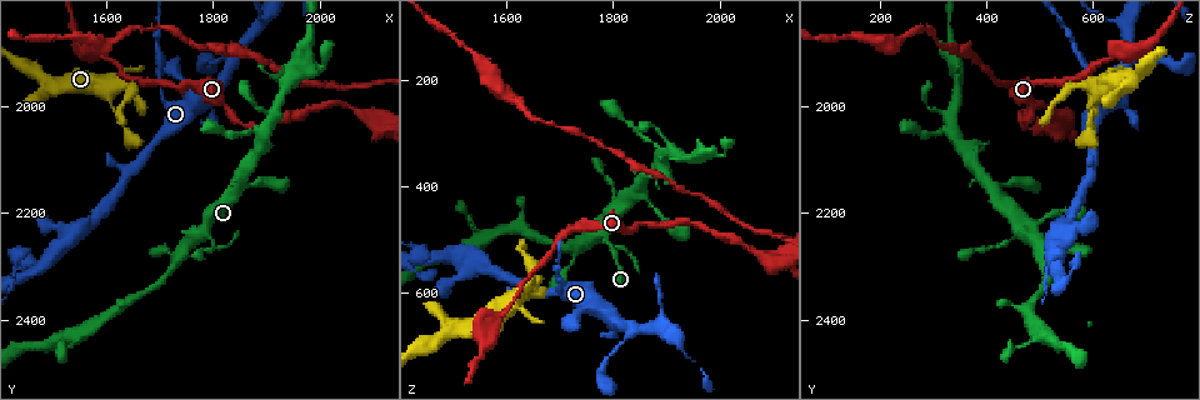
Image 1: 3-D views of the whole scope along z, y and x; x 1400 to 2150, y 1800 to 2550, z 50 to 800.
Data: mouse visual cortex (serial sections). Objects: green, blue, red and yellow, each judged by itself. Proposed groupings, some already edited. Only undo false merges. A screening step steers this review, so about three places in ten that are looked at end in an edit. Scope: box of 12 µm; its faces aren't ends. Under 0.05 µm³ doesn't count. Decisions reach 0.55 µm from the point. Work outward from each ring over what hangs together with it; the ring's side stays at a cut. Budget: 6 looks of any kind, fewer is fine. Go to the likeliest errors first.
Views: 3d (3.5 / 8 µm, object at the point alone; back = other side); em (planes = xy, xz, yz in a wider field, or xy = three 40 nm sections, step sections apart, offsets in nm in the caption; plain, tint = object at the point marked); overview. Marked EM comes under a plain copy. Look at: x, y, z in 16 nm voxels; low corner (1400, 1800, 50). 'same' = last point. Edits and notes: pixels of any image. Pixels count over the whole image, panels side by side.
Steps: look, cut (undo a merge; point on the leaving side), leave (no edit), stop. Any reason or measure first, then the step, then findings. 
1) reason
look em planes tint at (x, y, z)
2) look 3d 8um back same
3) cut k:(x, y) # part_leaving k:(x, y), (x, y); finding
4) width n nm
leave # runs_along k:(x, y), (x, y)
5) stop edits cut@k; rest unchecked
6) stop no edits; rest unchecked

sharp bend
look 3d 3.5um at (1645, 1955, 560)

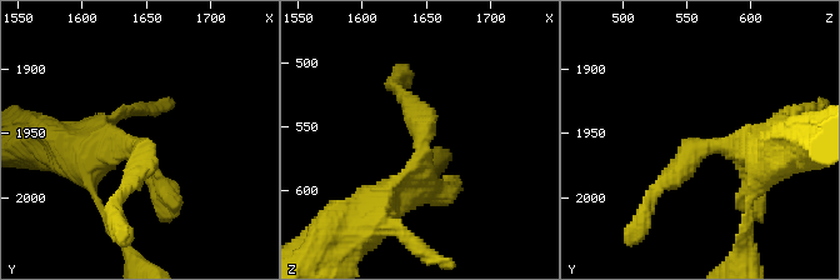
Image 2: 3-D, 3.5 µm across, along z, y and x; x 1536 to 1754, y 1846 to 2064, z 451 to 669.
look em planes tint at (1646, 1960, 562)

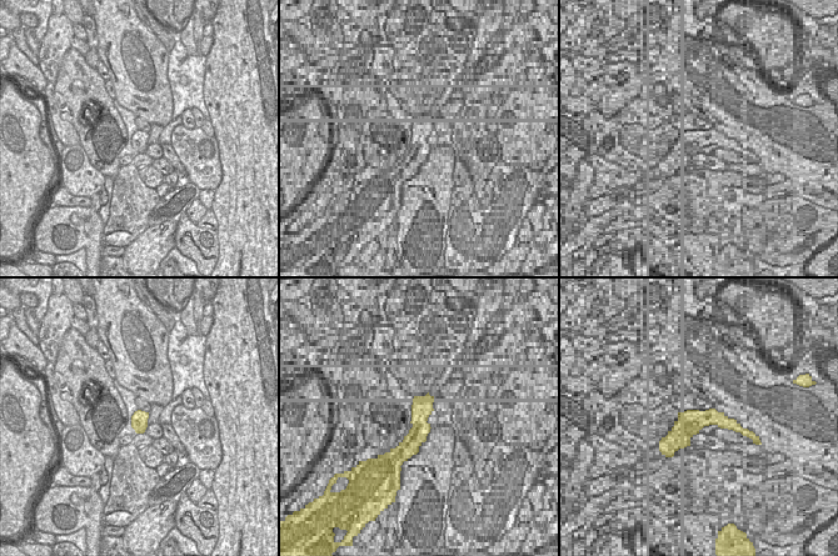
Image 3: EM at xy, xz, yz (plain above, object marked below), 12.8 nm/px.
look em xy step 2 tint same

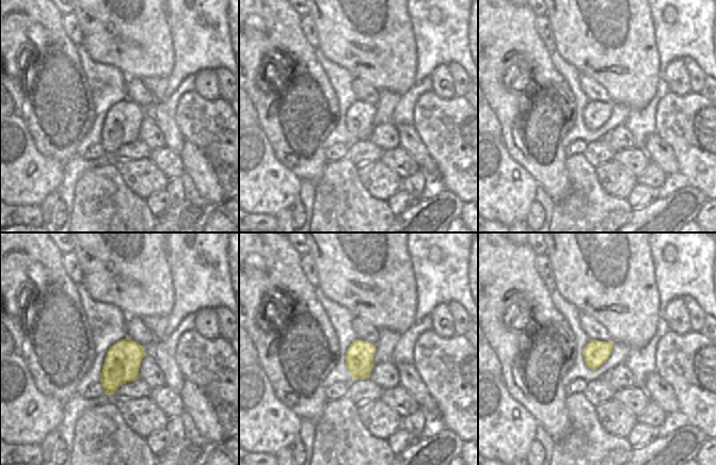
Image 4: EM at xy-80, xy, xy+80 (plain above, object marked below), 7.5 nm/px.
leave # runs_along 2:(769, 150), (698, 146), (646, 204); all the same cell

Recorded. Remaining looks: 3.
three-way junction
look 3d 8um at (2105, 2020, 540)

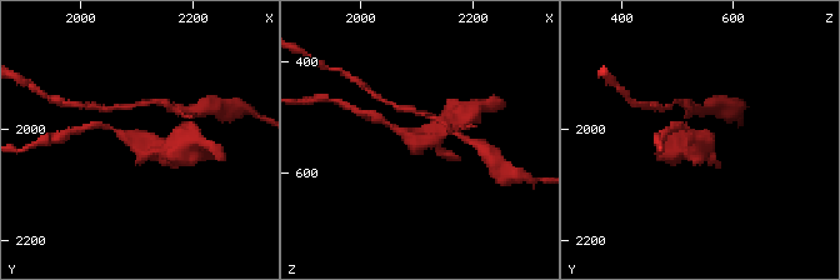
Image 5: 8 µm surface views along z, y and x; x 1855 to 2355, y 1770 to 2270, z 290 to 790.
look em xy step 5 tint at (2105, 2025, 545)

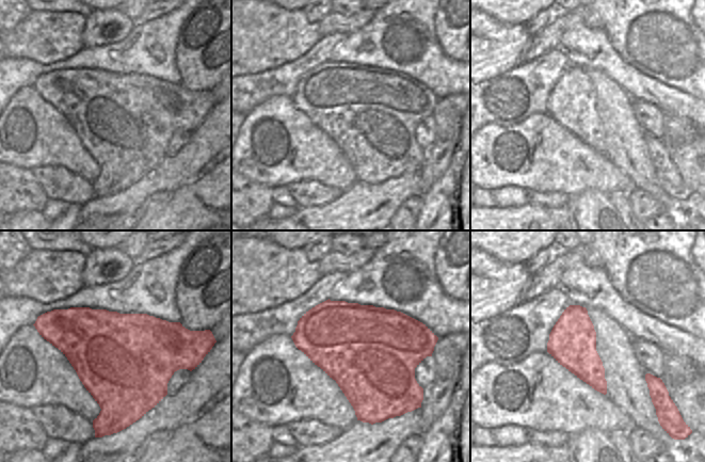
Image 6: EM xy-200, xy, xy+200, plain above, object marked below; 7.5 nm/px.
leave # continuous, no second cell

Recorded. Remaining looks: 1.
stop no edits; rest unchecked

